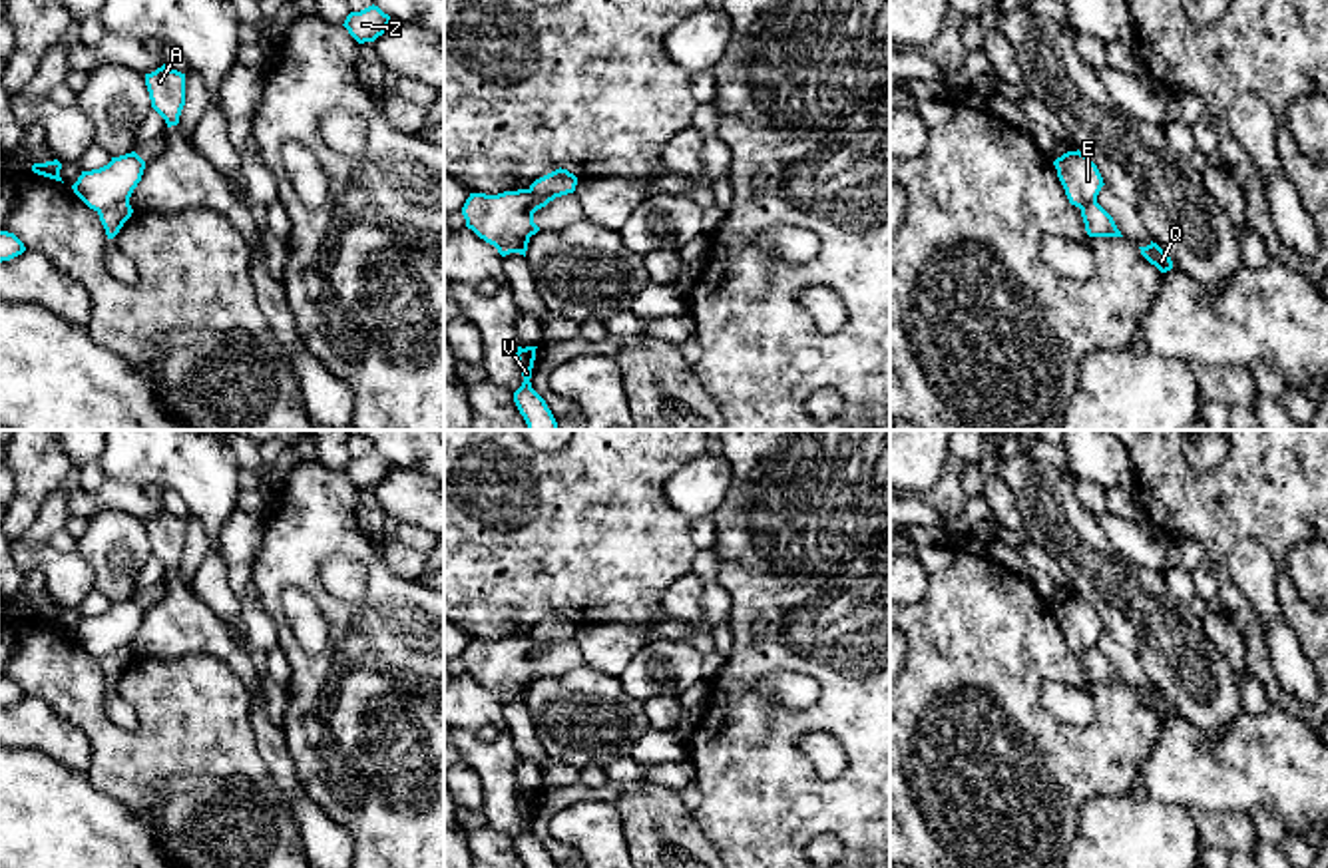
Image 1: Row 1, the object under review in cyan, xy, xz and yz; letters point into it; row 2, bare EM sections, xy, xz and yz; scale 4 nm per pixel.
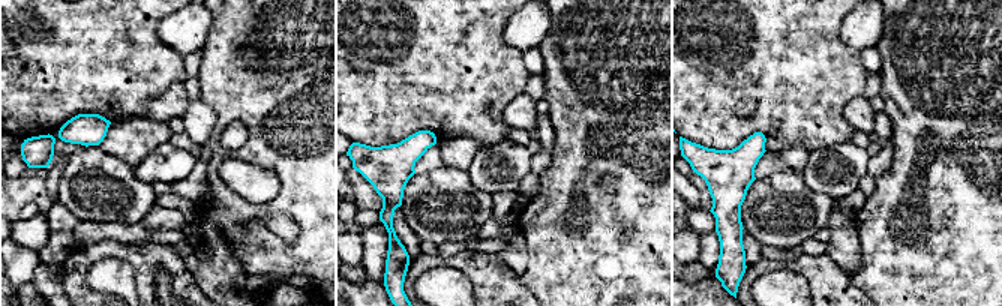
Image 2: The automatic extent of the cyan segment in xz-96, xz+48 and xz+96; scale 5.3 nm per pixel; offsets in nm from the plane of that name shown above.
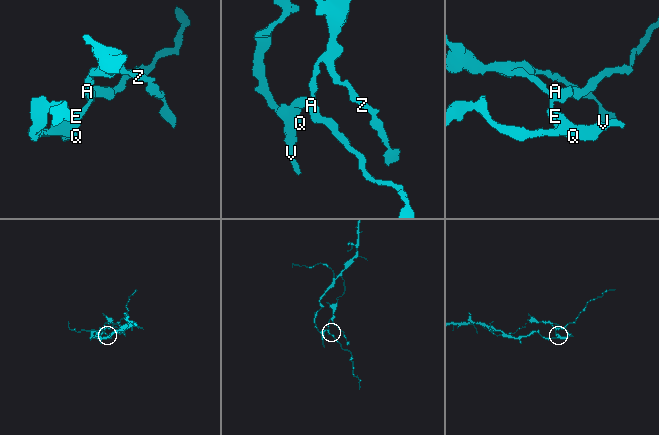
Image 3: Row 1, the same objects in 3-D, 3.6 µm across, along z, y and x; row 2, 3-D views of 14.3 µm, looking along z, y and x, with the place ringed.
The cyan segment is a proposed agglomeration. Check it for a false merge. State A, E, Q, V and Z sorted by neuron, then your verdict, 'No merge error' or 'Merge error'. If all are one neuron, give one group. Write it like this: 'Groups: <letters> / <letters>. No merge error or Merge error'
Groups: A E Z / Q V. Merge error

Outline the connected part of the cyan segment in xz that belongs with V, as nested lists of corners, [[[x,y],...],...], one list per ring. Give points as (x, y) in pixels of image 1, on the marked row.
[[[518,346],[516,358],[524,376],[522,386],[514,392],[514,402],[524,416],[528,430],[557,430],[557,422],[546,400],[532,388],[532,368],[538,346]]]

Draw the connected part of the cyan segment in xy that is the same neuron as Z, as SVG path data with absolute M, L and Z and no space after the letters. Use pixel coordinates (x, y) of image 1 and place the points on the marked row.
M372 4L360 12L350 12L342 26L358 44L364 44L382 36L388 24L390 16Z

